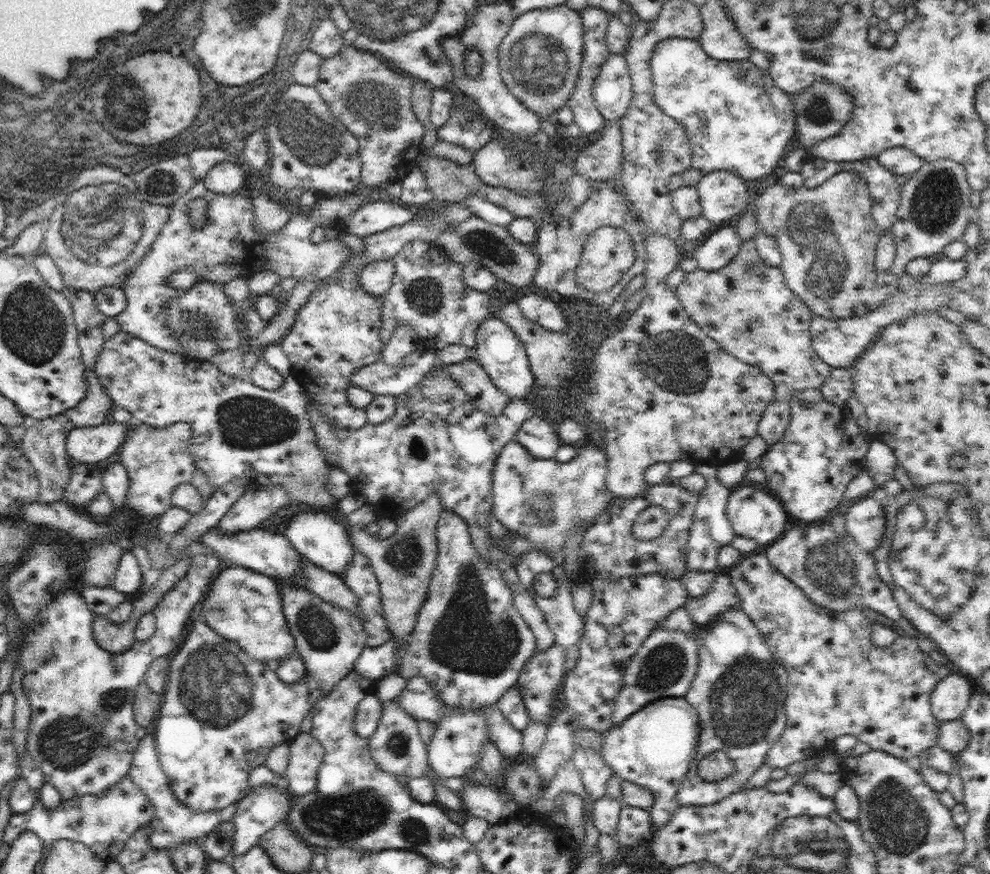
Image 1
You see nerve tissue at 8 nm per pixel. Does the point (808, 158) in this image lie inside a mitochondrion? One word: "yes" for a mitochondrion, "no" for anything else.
no

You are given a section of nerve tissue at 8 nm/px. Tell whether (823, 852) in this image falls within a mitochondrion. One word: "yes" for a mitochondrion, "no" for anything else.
yes

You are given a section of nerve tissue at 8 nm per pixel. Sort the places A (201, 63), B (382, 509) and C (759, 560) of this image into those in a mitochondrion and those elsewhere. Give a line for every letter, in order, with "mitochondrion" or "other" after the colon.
A: other
B: other
C: other

